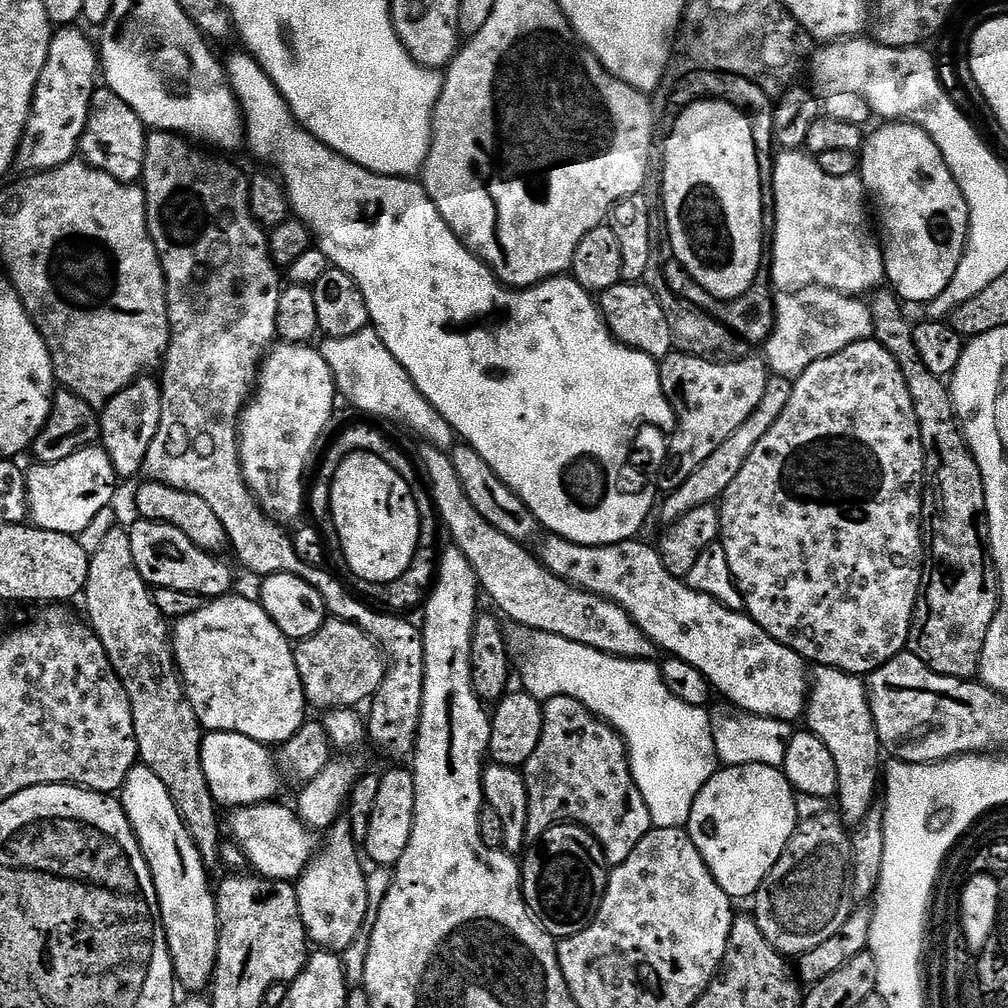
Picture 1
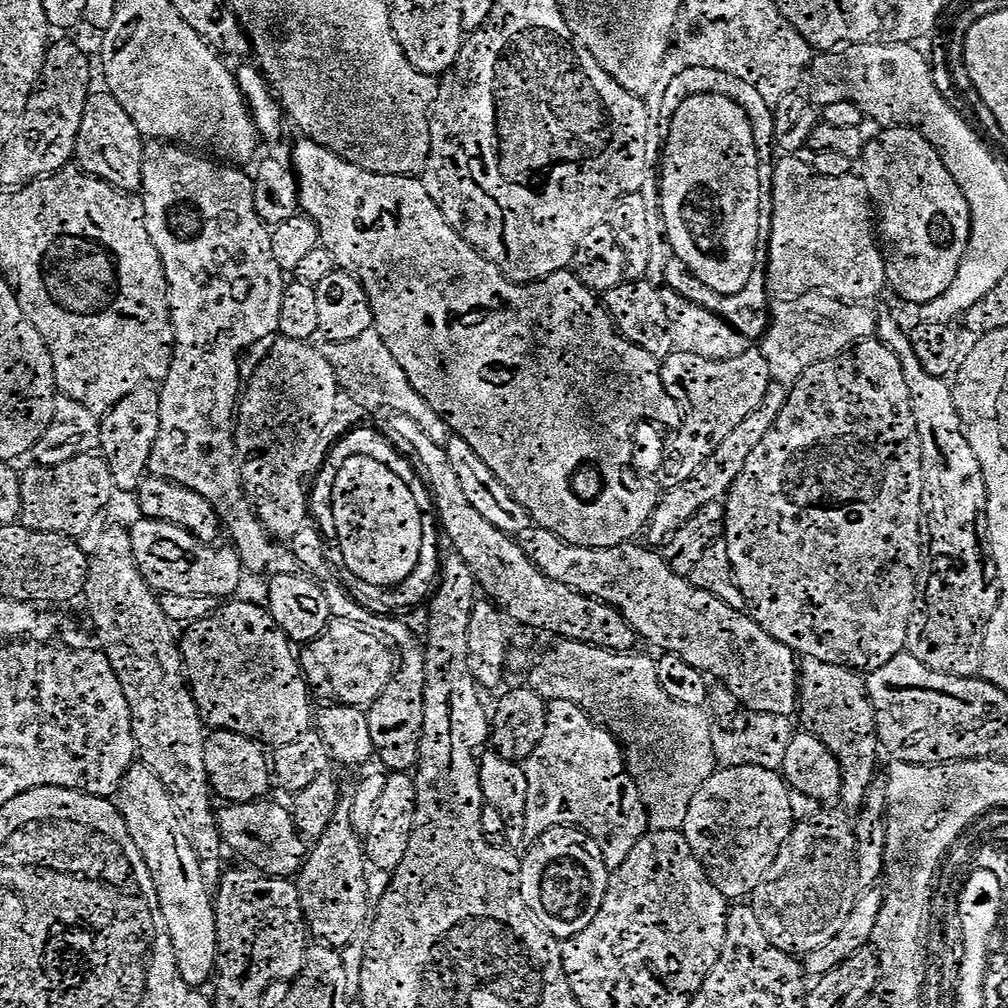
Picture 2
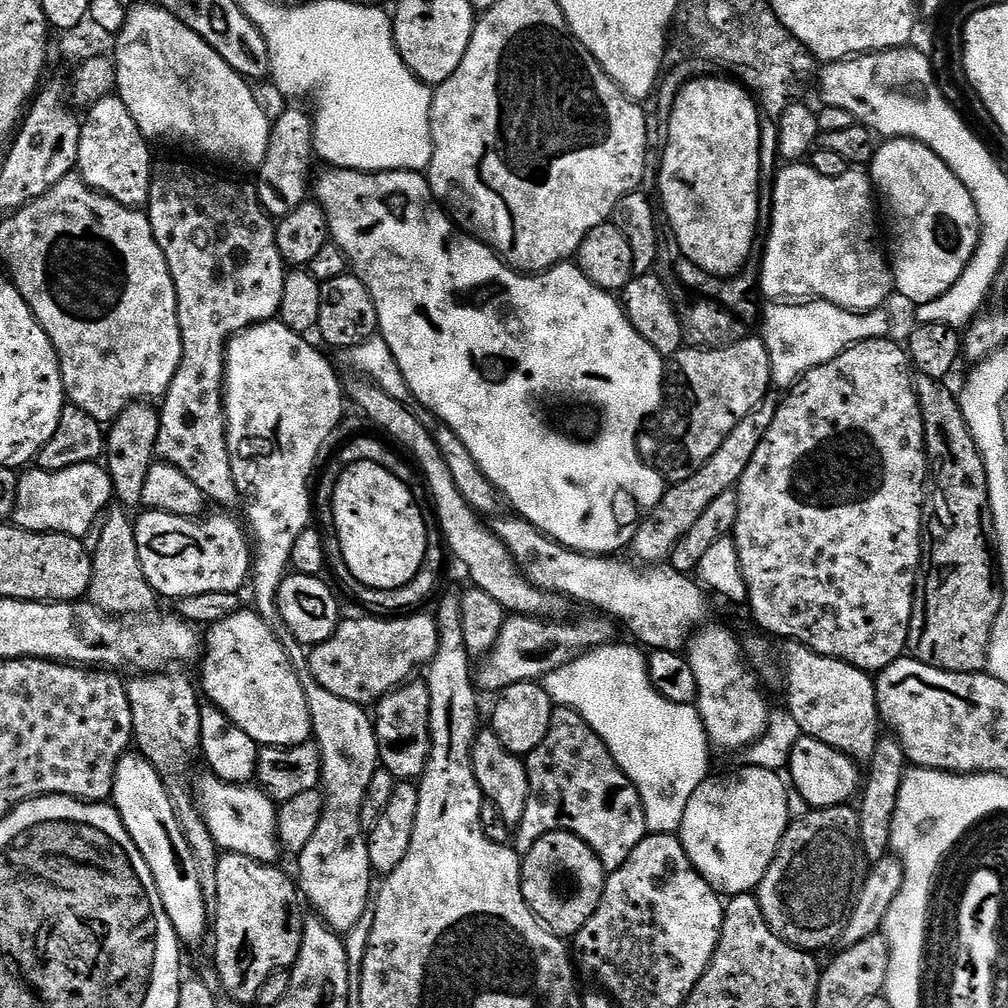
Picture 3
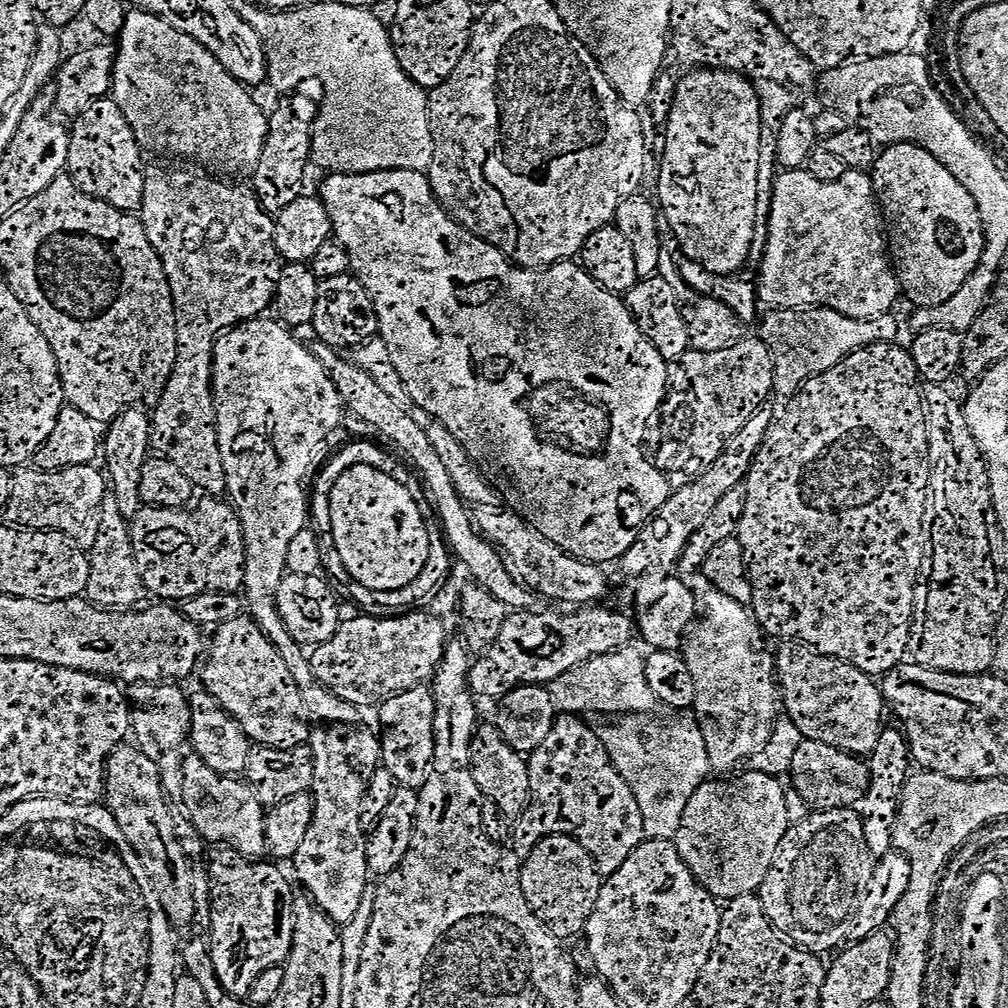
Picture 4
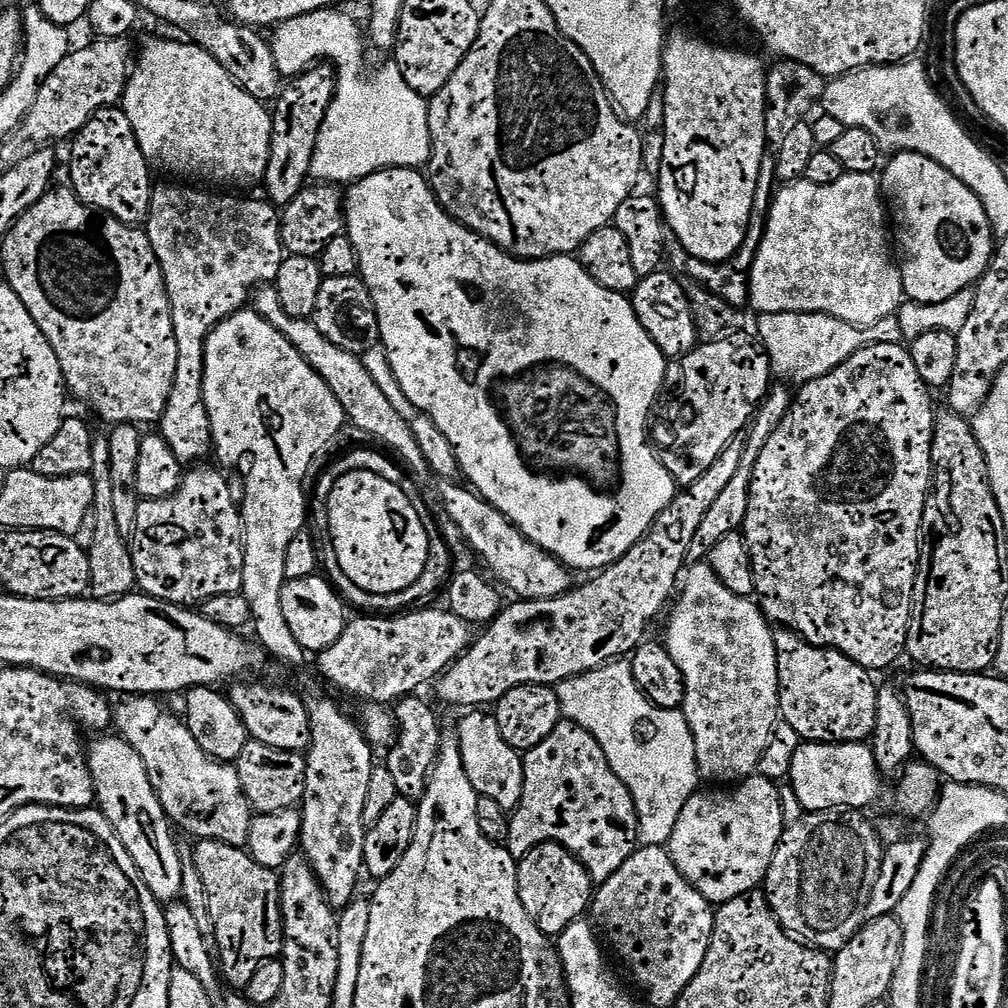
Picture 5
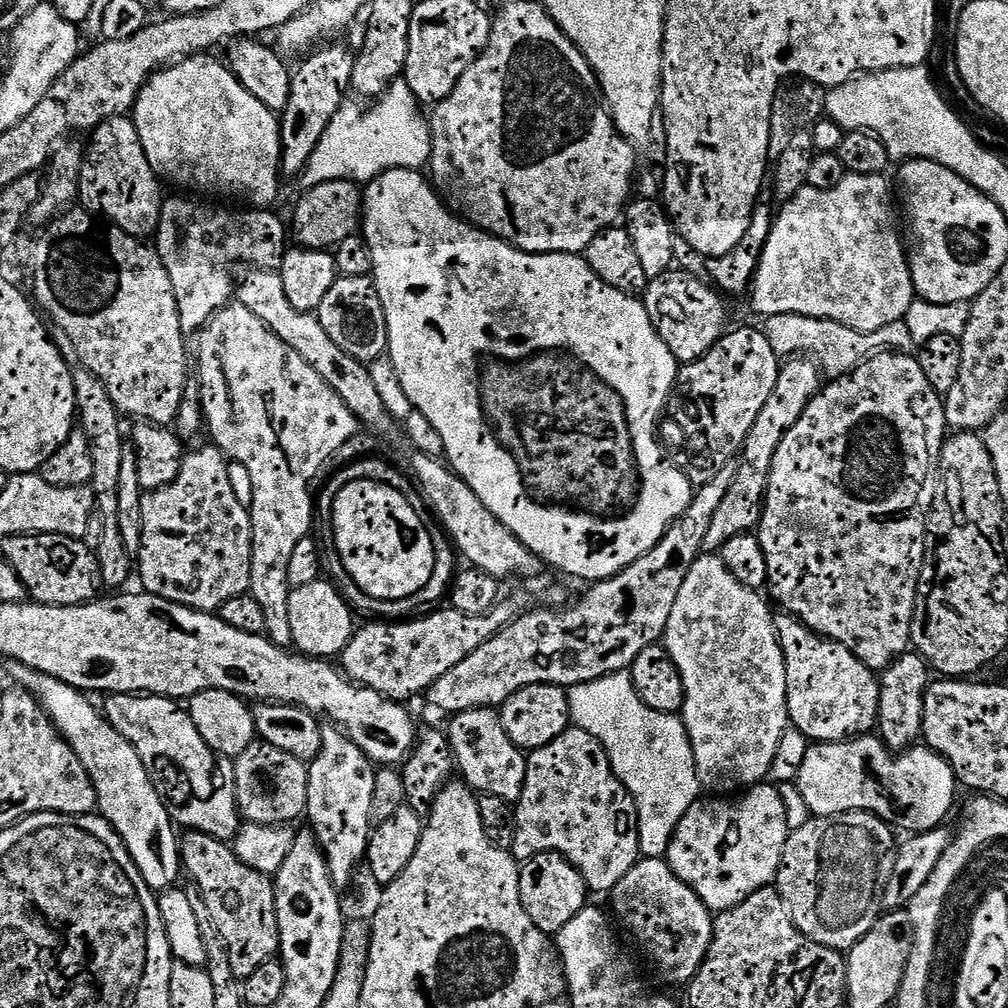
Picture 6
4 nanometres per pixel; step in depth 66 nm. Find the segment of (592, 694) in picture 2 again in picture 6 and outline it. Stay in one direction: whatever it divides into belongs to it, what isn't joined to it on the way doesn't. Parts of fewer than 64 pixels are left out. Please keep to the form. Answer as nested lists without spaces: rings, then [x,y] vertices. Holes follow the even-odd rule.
[[[631,671],[612,672],[585,684],[576,684],[567,689],[568,714],[575,727],[586,730],[604,747],[612,773],[626,786],[634,798],[636,813],[640,823],[640,855],[644,858],[660,858],[667,853],[680,820],[690,810],[690,806],[701,799],[702,789],[696,773],[696,763],[692,753],[692,740],[684,729],[684,721],[671,712],[659,712],[642,702],[632,681]]]

